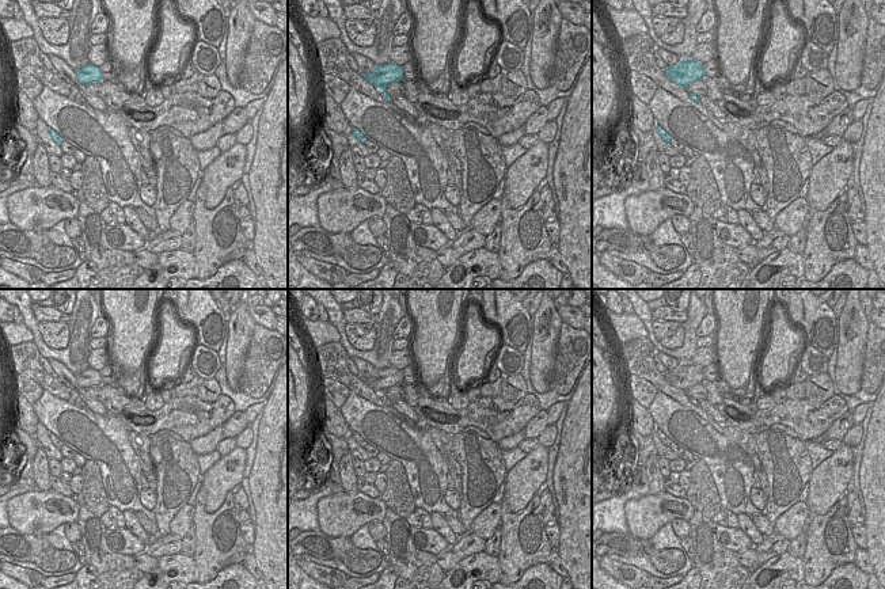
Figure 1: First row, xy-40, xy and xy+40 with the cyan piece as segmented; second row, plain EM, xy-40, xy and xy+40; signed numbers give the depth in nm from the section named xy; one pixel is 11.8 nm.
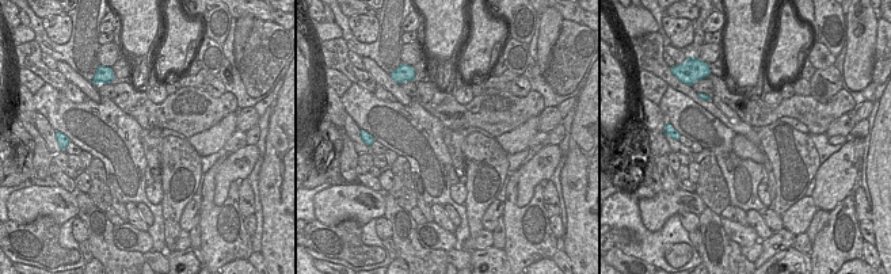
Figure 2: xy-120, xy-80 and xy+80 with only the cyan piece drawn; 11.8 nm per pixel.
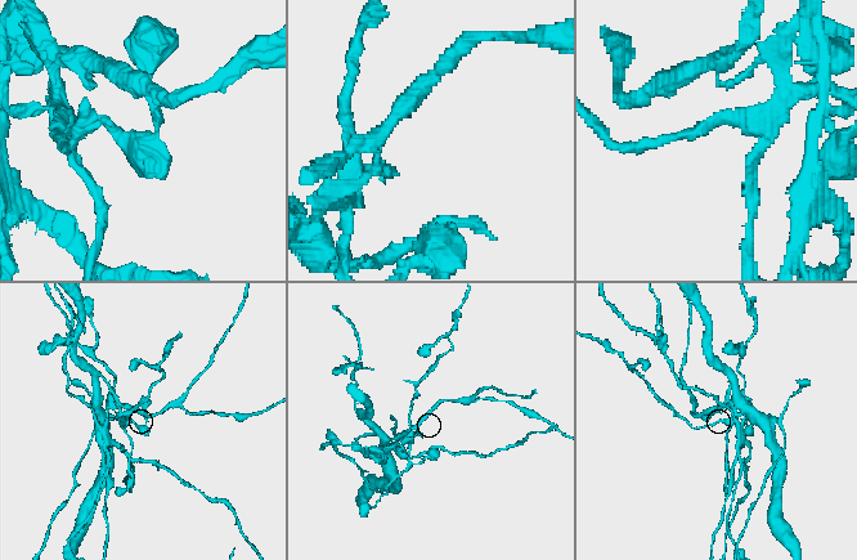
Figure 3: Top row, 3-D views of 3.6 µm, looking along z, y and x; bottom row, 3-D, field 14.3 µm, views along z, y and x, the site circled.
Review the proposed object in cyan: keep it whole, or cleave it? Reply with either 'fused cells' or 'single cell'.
fused cells

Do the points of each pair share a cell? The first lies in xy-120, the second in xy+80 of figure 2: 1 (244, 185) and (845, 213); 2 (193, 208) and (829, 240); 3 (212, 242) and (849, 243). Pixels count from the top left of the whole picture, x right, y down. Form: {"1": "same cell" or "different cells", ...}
{"1": "different cells", "2": "same cell", "3": "same cell"}

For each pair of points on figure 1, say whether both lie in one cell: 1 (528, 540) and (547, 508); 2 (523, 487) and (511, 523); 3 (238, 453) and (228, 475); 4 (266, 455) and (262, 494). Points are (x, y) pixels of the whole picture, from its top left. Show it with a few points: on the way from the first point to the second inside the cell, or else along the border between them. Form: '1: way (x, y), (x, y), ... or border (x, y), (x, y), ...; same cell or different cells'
1: border (538, 496), (539, 515), (546, 524); different cells
2: border (535, 493), (519, 512), (511, 512), (502, 500); different cells
3: way (239, 459), (239, 464), (234, 471); same cell
4: way (266, 464), (266, 485); same cell

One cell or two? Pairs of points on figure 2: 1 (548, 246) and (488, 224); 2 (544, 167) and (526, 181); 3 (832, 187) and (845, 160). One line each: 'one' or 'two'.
1: one
2: one
3: one

